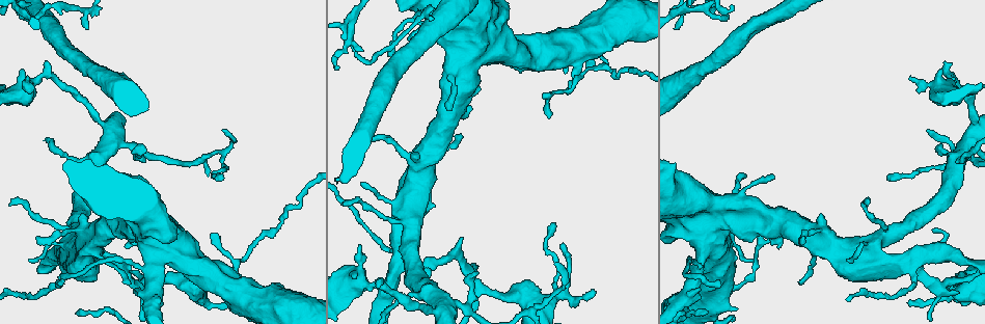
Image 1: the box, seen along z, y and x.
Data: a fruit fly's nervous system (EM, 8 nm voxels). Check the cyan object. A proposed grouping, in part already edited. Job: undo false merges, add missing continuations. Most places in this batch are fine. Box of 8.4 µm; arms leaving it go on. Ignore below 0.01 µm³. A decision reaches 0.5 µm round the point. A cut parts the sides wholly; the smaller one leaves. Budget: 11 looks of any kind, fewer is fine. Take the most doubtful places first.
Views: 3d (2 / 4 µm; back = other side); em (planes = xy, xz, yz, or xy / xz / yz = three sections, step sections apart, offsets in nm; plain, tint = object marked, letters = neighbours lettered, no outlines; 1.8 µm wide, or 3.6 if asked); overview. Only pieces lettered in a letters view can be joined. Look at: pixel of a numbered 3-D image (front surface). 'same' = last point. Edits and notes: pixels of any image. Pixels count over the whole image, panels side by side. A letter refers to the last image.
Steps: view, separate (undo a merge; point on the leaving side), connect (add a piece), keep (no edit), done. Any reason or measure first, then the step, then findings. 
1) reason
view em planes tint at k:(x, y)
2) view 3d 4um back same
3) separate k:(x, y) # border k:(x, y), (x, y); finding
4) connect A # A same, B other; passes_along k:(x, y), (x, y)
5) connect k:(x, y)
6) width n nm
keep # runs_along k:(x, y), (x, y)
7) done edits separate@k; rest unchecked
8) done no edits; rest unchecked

a fork
view em planes letters at 1:(951, 282)

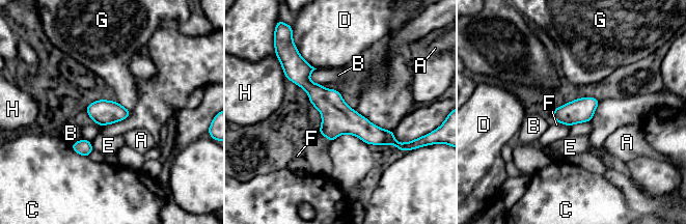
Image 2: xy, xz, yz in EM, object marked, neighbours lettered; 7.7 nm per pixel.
width 190 nm
keep # A other, B other, C other, D other, E other, F other, G other, H other; runs_along 2:(301, 67), (345, 120), (392, 141); all the same cell

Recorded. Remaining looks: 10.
sharp bend
view 3d 4um at 1:(948, 89)

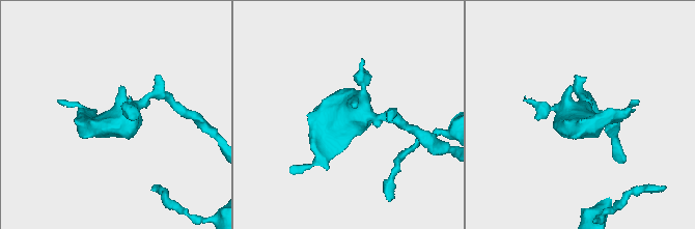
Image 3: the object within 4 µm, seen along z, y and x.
arms 3; arm_widths 160, 190, 340 nm; need the tissue
view em 3.6um planes tint at 3:(360, 115)

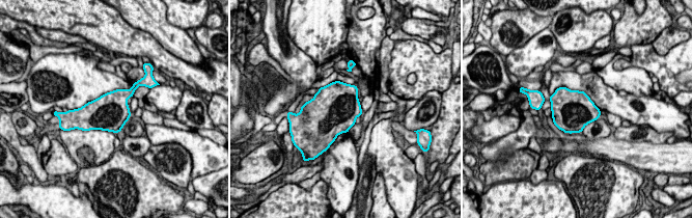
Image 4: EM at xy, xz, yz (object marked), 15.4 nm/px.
view em 3.6um planes letters same

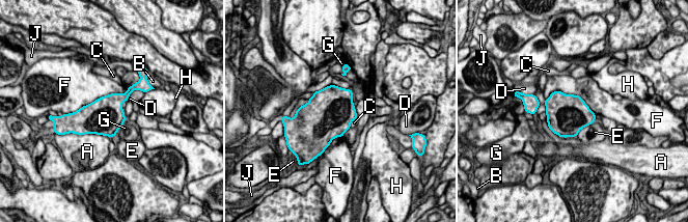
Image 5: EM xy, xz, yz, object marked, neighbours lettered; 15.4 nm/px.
width 600 nm
keep # A other, B other, C other, D other, E other, F other, G other, H other, J other; border 5:(356, 118), (351, 122), (350, 127); one cell here

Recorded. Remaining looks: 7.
calibre changes
view em xz step 16 tint at 1:(925, 251)

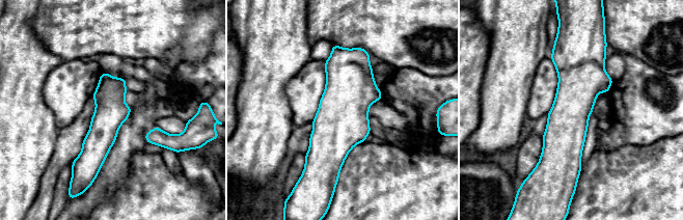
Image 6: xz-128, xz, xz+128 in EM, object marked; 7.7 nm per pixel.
another direction
view em planes letters same

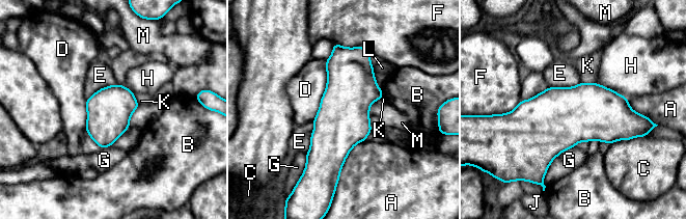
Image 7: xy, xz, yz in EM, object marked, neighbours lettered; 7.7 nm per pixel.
longest_contact D 480 nm
keep # A other, B other, C other, D other, E other, F other, G other, H other, J other, K other, L other, M other; border 7:(139, 105), (133, 112), (129, 126); continuous, no second cell

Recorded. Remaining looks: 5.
calibre changes
view em 3.6um planes letters at 1:(681, 227)

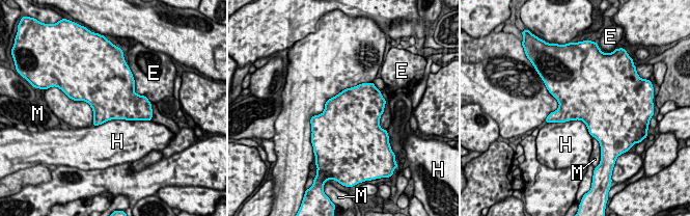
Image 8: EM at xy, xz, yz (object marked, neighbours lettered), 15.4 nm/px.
keep # E other, H other, M other; border 8:(545, 122), (581, 119), (591, 137); one cell here

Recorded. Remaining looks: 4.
done no edits; rest unchecked

